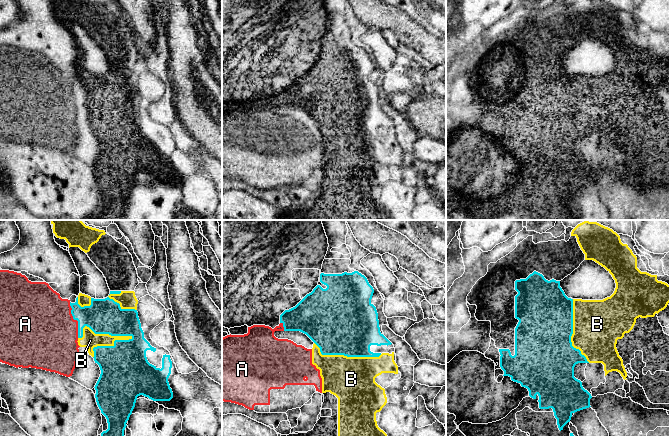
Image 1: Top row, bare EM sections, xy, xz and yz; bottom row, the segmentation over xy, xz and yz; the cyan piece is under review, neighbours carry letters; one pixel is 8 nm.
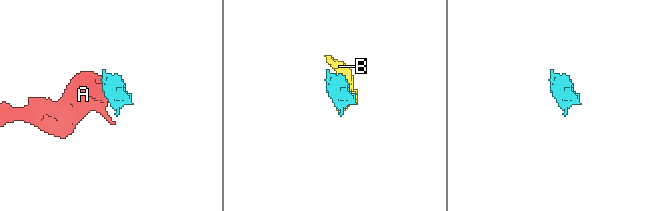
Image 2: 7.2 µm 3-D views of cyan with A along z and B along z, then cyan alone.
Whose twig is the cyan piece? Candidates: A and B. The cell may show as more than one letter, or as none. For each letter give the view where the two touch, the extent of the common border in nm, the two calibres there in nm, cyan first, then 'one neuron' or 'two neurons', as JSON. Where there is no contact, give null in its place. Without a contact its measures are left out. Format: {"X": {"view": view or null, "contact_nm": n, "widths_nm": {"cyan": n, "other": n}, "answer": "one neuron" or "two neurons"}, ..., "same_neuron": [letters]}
{"A": {"view": "xy", "contact_nm": 300, "widths_nm": {"cyan": 280, "other": 480}, "answer": "two neurons"}, "B": {"view": "xy", "contact_nm": 440, "widths_nm": {"cyan": 280, "other": 130}, "answer": "one neuron"}, "same_neuron": ["B"]}

